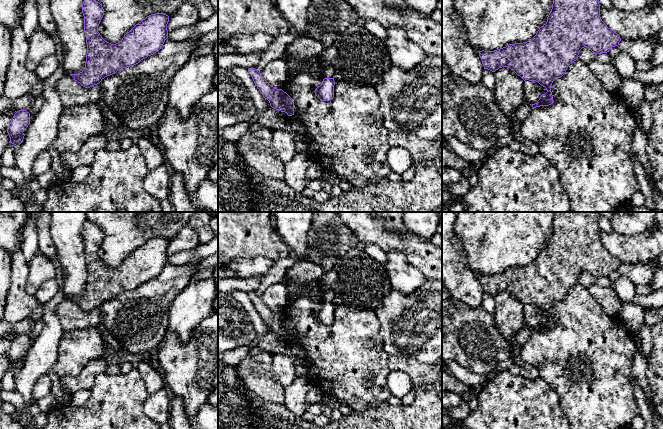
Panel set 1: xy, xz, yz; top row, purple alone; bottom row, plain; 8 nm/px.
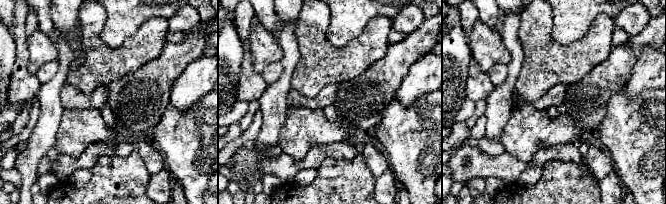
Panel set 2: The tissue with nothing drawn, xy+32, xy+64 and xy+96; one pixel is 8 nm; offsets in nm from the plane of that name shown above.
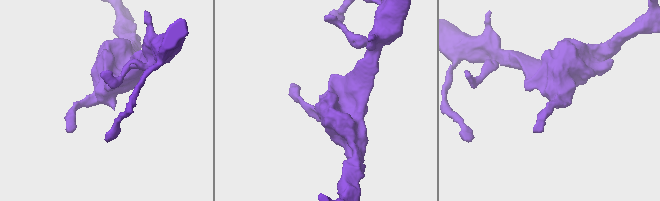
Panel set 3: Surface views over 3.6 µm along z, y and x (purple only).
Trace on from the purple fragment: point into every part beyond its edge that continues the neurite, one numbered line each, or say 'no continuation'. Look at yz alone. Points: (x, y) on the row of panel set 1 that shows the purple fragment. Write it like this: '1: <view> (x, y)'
1: yz (524, 110)

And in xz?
1: xz (329, 72)

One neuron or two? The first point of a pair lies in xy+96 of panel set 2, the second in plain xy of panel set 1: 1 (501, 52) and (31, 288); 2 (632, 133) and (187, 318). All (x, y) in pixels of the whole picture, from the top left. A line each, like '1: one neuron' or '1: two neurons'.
1: one neuron
2: two neurons

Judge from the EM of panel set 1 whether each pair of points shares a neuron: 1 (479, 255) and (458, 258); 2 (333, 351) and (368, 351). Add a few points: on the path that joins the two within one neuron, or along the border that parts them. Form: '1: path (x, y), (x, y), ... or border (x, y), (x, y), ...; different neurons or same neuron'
1: border (457, 236), (463, 248), (466, 263), (478, 275); different neurons
2: path (342, 351), (359, 351); same neuron

